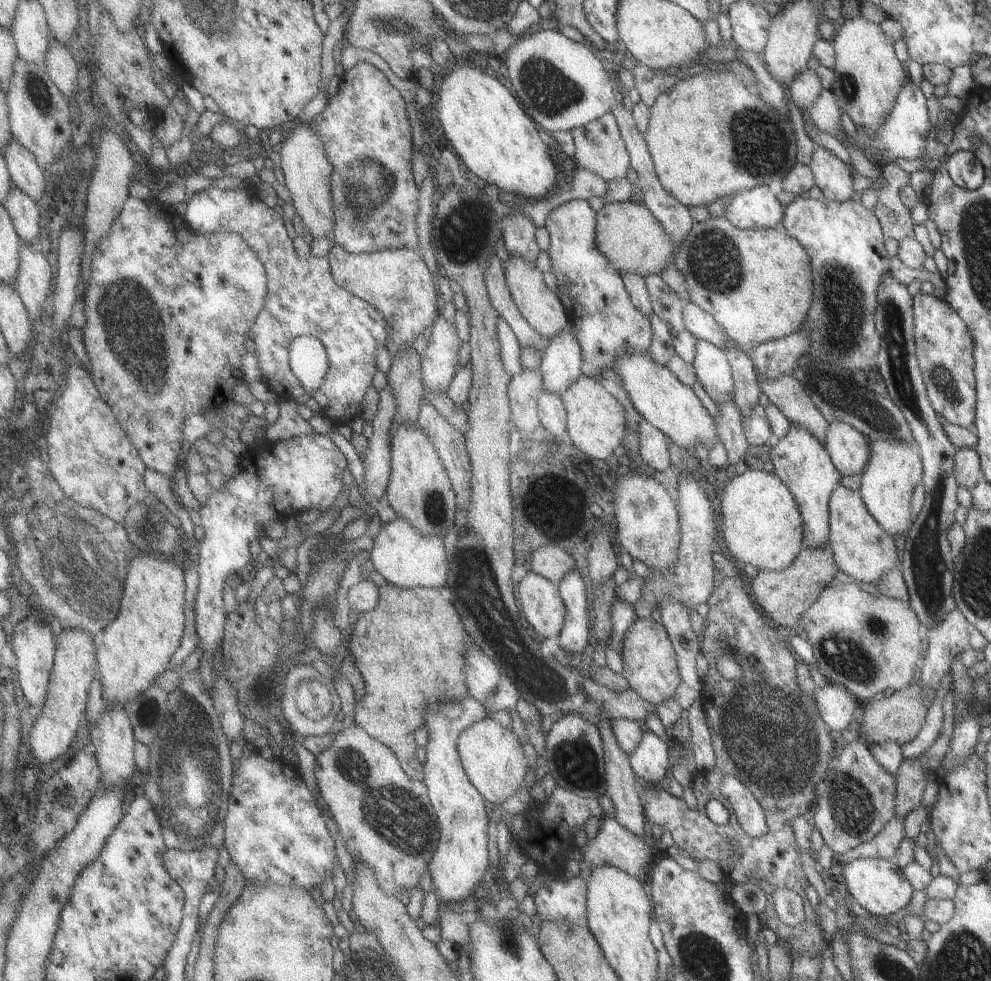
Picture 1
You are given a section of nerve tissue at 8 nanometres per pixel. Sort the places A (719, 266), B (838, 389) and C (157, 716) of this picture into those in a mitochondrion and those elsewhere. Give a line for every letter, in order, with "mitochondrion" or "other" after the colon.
A: mitochondrion
B: mitochondrion
C: mitochondrion

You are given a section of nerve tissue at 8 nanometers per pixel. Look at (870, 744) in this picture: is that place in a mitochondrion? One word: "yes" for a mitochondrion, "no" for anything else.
no

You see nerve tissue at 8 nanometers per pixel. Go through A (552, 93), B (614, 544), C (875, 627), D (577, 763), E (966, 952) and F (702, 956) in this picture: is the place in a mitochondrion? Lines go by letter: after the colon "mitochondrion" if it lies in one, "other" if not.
A: mitochondrion
B: other
C: mitochondrion
D: mitochondrion
E: mitochondrion
F: mitochondrion

